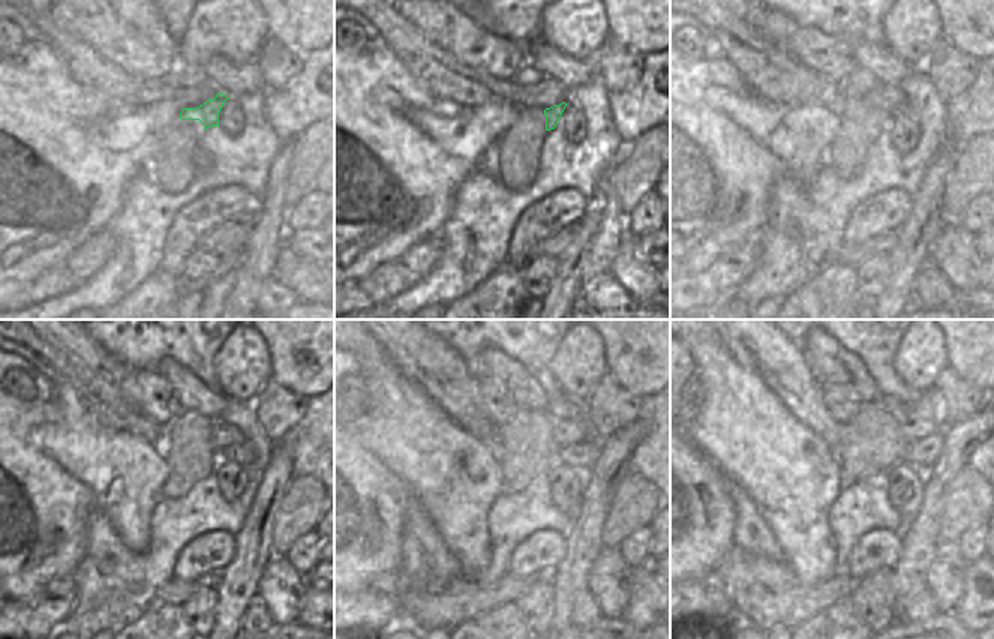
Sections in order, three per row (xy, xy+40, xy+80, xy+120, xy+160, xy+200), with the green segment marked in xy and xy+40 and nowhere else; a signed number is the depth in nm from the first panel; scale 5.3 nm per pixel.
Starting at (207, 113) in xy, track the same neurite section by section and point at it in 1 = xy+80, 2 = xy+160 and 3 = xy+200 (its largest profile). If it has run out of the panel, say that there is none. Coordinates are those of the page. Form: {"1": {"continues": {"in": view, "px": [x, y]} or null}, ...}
{"1": {"continues": {"in": "xy+80", "px": [898, 113]}}, "2": {"continues": {"in": "xy+160", "px": [583, 455]}}, "3": {"continues": {"in": "xy+200", "px": [919, 455]}}}

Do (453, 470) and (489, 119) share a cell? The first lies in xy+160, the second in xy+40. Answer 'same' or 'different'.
same

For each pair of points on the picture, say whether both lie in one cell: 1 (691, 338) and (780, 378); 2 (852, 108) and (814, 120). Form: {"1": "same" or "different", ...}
{"1": "different", "2": "different"}

